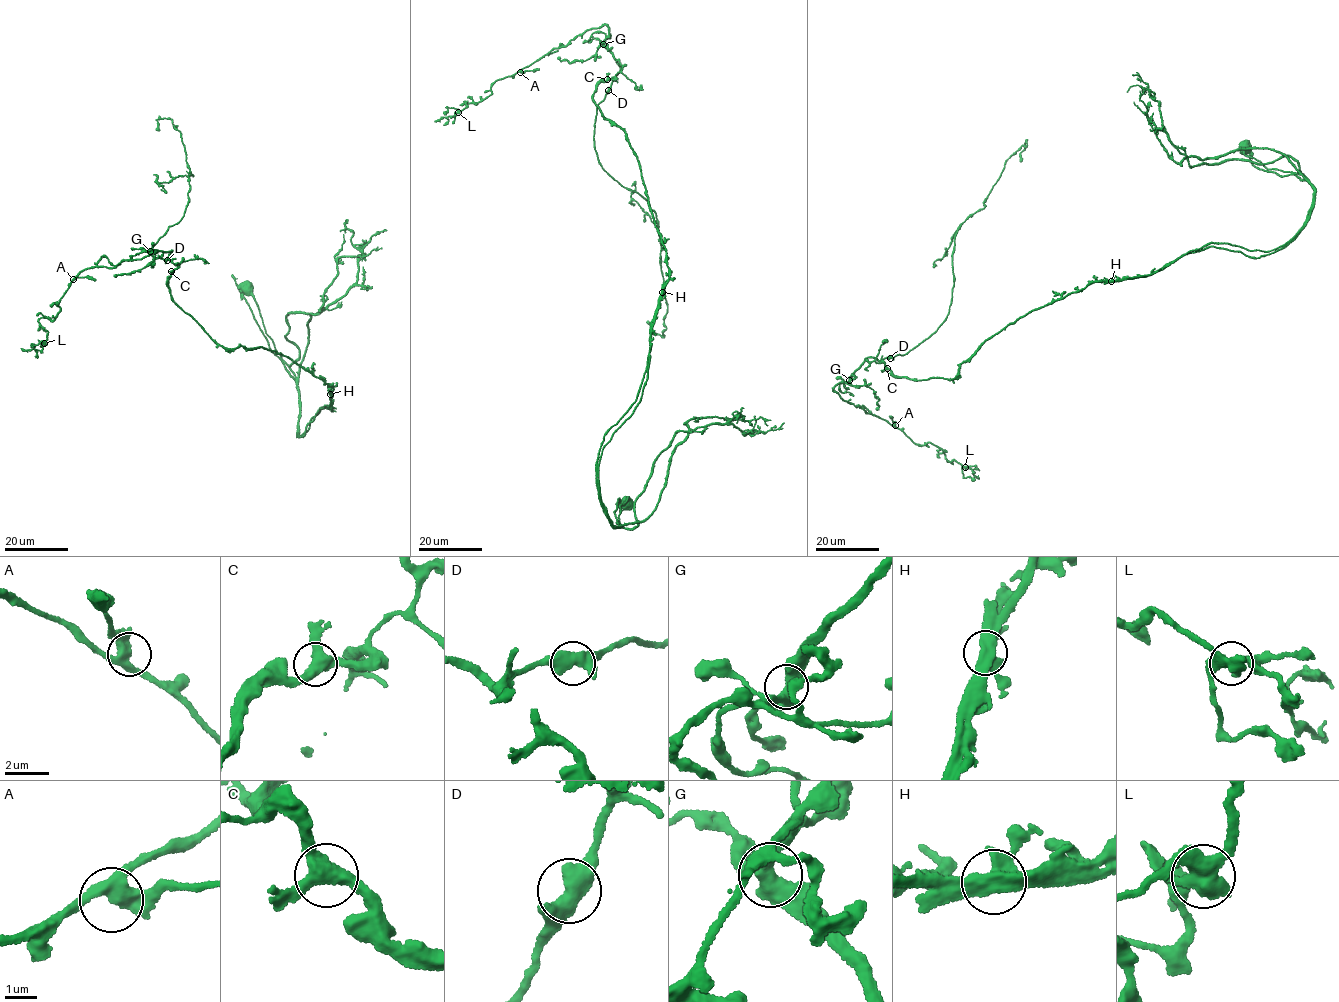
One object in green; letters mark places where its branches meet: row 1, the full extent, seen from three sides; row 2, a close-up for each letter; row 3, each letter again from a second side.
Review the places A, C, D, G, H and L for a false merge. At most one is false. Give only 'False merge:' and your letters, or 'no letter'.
False merge: H

